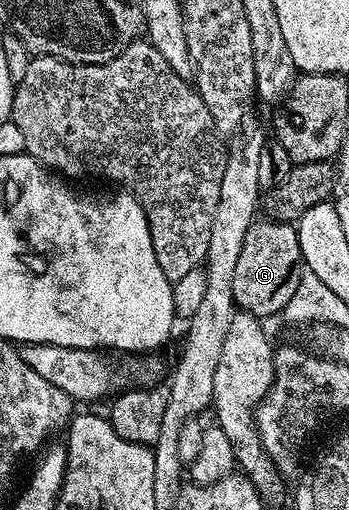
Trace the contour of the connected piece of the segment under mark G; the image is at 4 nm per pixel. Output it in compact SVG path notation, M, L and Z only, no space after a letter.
M259 219L252 222L242 243L240 258L233 271L233 299L242 312L260 319L282 314L293 299L303 269L299 232L290 222Z

